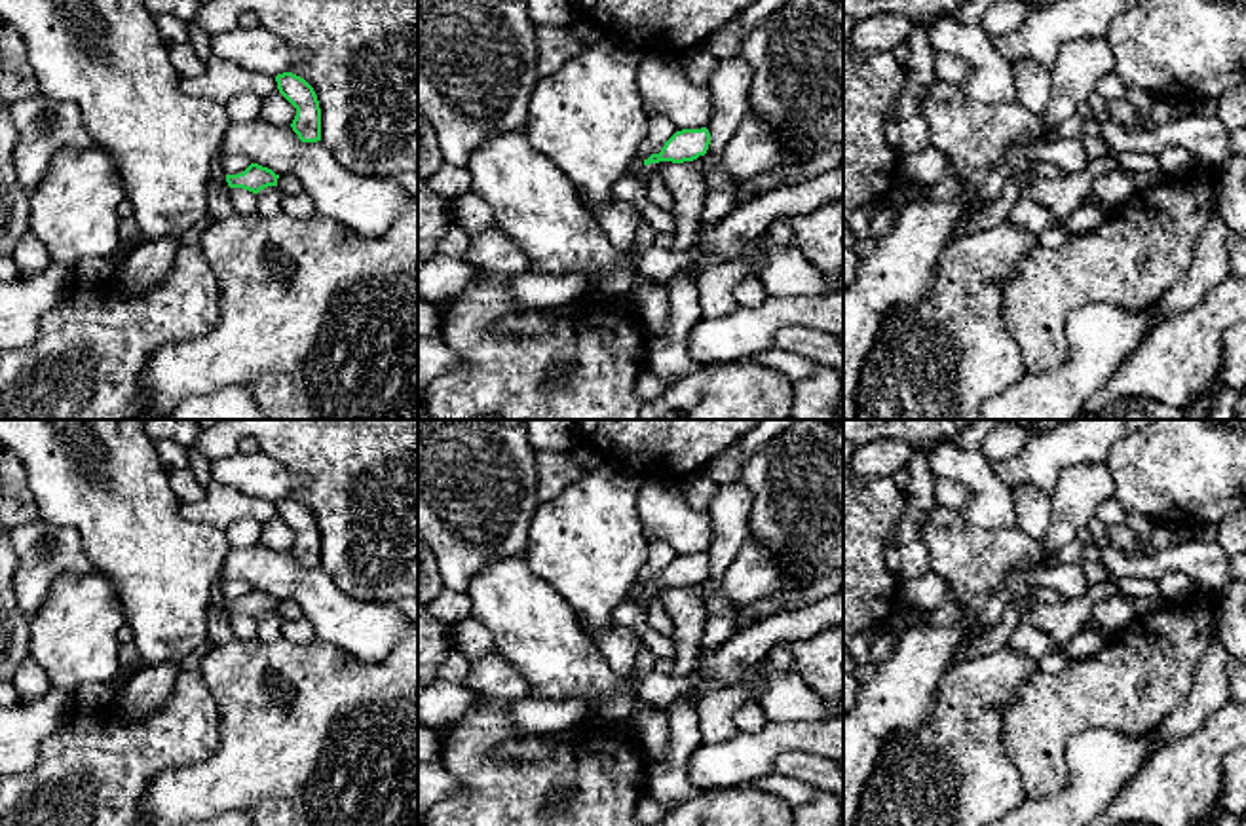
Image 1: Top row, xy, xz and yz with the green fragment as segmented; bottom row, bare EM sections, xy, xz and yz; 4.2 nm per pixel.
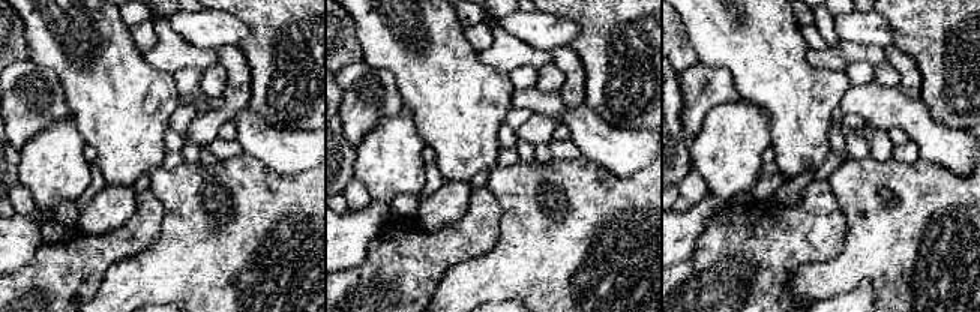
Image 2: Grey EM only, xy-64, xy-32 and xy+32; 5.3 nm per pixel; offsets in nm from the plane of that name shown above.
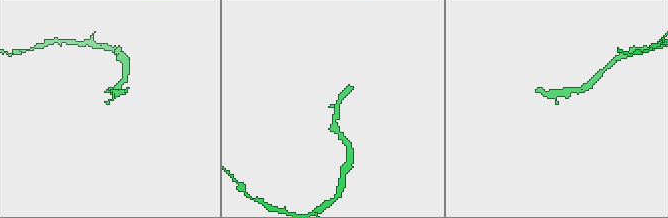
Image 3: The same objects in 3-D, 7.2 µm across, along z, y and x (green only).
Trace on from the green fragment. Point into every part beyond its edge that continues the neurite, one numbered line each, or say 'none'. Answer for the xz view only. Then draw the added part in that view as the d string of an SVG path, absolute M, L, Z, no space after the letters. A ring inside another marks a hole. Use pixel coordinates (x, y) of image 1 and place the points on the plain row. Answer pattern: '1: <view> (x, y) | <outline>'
none

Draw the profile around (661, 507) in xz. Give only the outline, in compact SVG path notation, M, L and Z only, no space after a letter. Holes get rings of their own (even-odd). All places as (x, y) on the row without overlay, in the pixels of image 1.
M644 480L638 492L642 526L667 541L678 556L707 553L714 528L708 513L693 511L682 494L682 484Z

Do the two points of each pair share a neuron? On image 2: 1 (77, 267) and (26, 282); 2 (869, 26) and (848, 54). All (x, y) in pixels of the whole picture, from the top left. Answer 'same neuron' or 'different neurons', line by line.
1: same neuron
2: different neurons

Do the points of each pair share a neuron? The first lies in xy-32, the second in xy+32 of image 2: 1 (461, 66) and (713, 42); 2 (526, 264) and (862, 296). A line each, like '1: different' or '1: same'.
1: same
2: different

